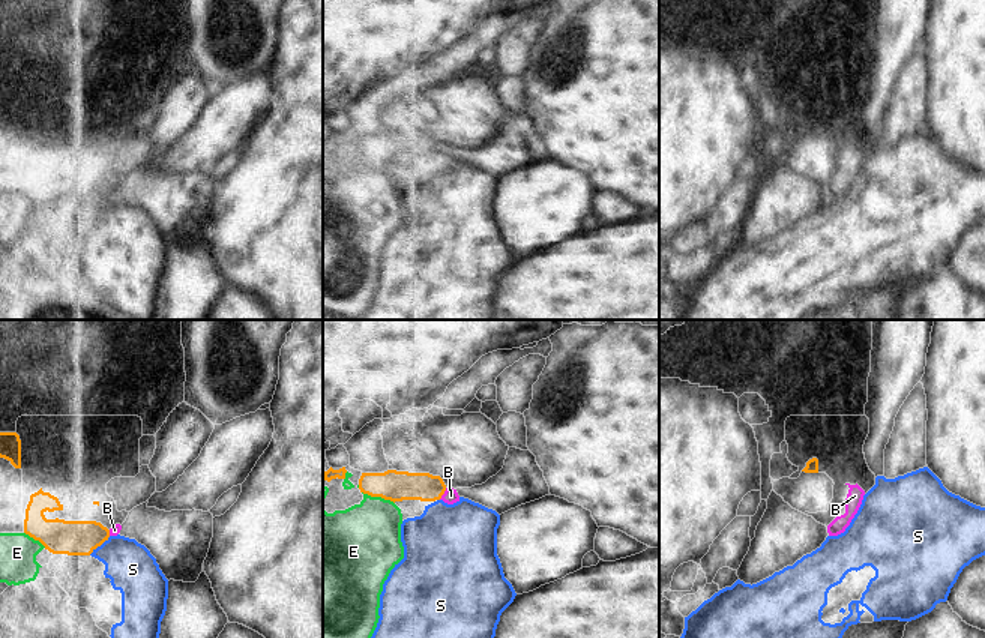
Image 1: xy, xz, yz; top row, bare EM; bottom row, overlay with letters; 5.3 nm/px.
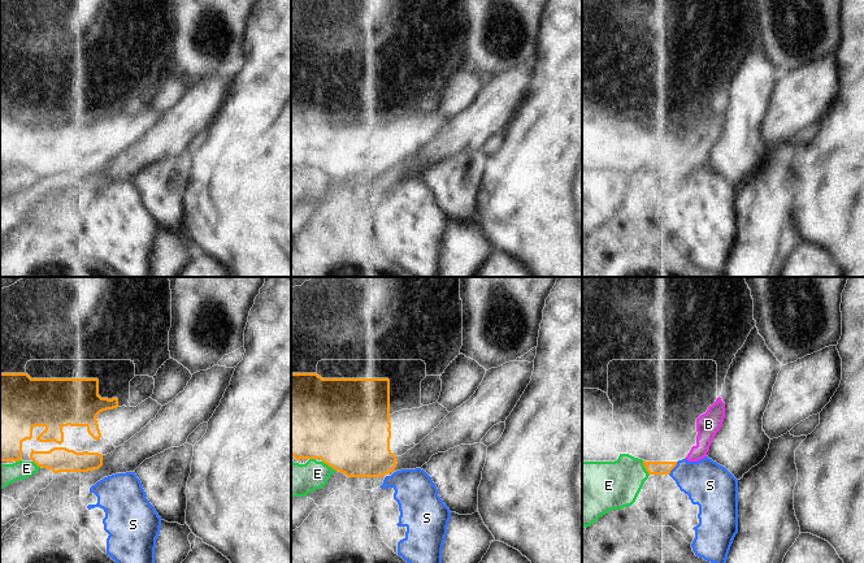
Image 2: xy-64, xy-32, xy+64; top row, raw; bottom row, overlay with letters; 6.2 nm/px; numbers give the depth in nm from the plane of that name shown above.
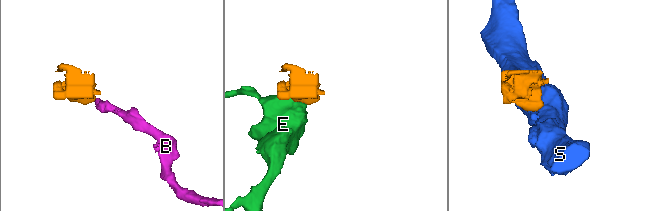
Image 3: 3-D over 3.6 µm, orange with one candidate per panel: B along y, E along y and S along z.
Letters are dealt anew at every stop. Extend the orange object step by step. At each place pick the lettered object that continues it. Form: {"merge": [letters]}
{"merge": []}

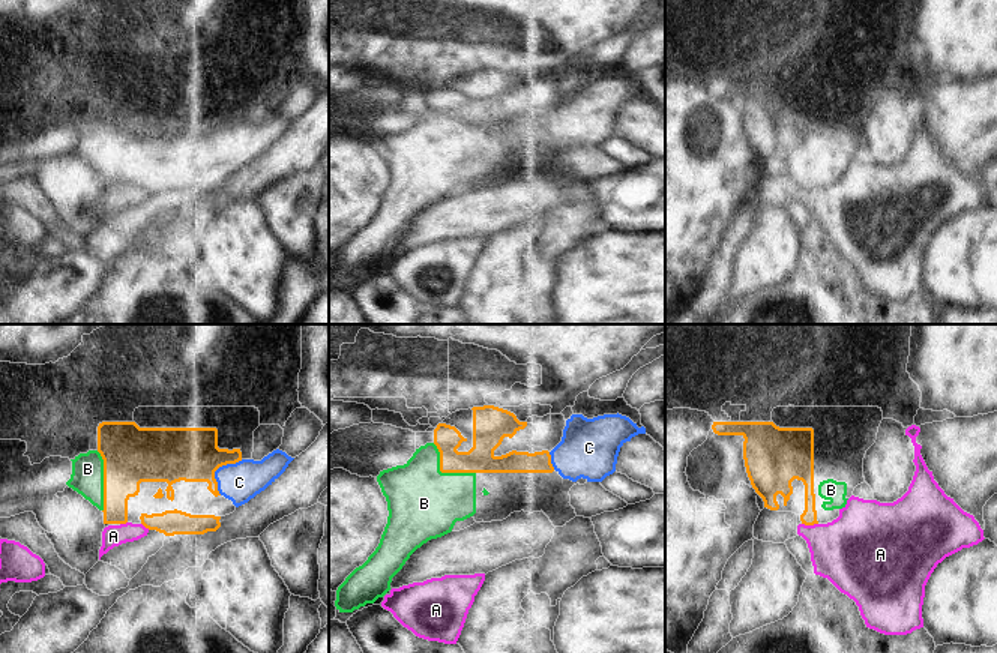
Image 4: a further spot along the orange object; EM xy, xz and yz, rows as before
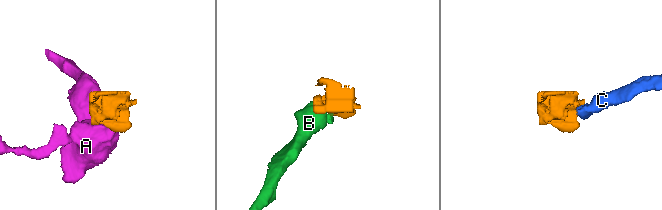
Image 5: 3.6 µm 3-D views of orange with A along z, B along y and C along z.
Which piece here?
{"merge": ["B", "C"]}

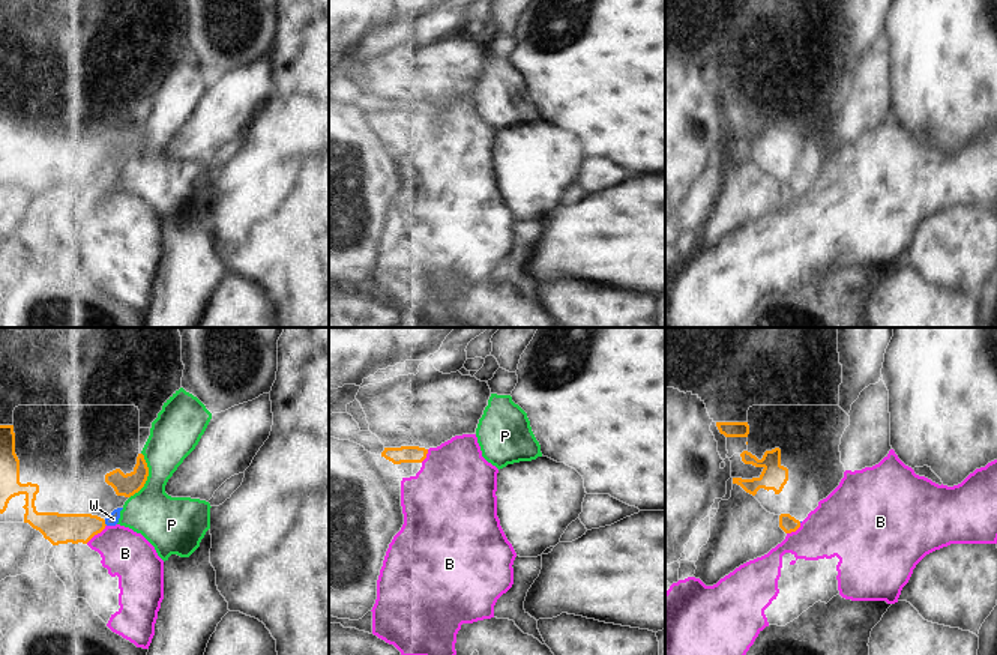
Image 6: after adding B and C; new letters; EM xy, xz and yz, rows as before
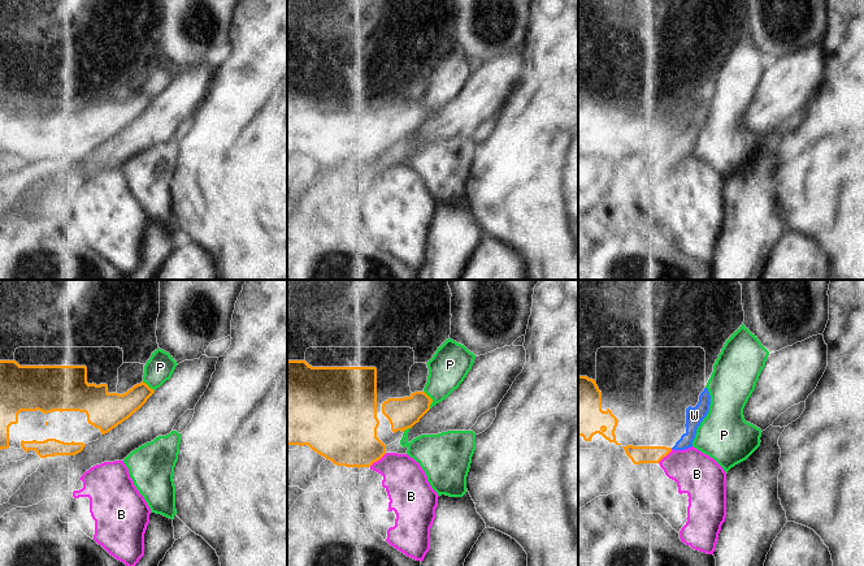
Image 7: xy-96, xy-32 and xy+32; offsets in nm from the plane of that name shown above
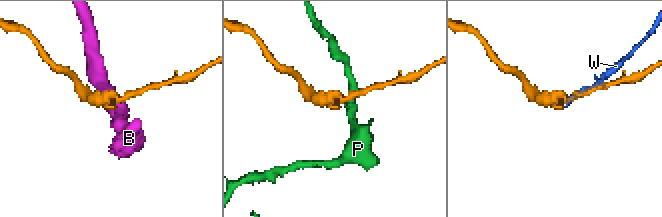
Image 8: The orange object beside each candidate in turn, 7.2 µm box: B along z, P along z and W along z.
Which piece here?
{"merge": []}

